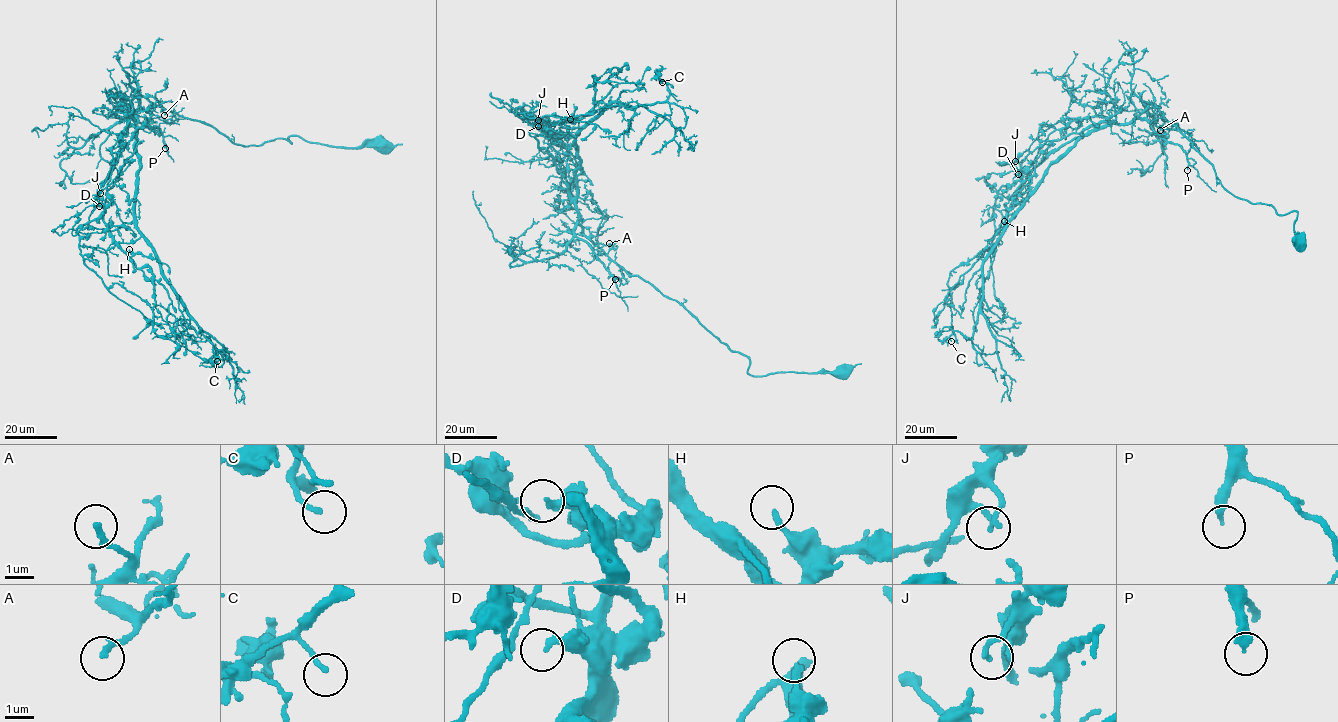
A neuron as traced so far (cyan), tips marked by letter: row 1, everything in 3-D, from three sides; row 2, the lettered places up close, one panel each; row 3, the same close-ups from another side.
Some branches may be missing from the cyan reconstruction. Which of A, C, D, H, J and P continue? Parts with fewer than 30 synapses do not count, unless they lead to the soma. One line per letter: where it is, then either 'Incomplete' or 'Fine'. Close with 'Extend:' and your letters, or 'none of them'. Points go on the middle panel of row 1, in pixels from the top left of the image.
A: Place: (609, 243). Fine
C: Place: (662, 82). Fine
D: Place: (538, 126). Fine
H: Place: (570, 119). Fine
J: Place: (538, 120). Fine
P: Place: (615, 279). Incomplete
Extend: P

